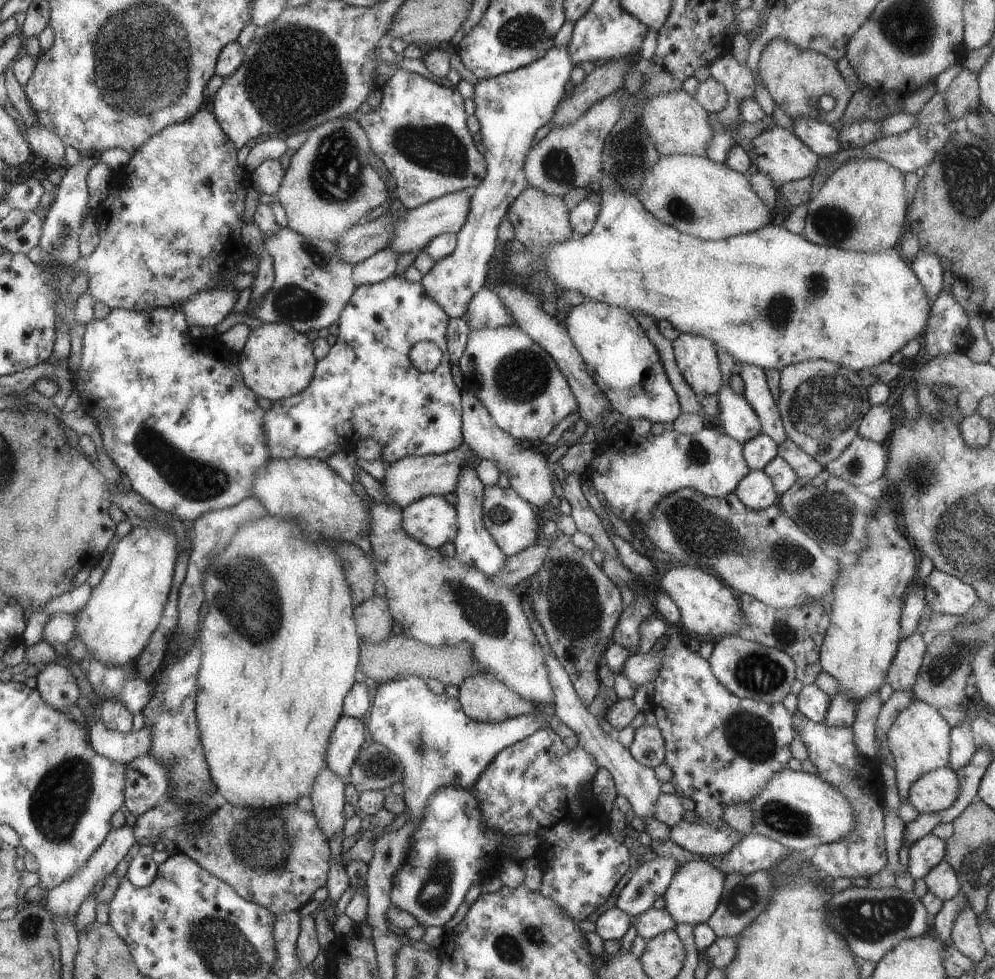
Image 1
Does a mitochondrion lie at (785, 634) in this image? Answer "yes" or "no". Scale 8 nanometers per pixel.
yes

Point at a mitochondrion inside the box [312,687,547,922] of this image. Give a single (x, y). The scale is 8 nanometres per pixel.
(433, 894)

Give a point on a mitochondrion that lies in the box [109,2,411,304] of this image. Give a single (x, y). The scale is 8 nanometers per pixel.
(292, 67)

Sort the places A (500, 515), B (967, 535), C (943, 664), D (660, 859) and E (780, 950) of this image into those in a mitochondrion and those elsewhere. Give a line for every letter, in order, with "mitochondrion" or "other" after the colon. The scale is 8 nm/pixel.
A: mitochondrion
B: mitochondrion
C: mitochondrion
D: other
E: other

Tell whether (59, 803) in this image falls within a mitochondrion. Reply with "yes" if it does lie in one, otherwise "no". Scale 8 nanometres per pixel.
yes

